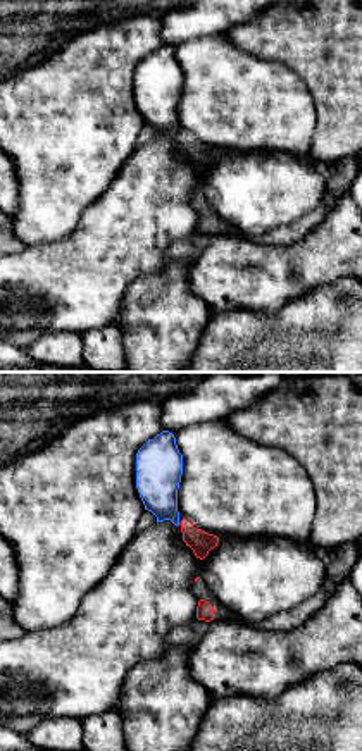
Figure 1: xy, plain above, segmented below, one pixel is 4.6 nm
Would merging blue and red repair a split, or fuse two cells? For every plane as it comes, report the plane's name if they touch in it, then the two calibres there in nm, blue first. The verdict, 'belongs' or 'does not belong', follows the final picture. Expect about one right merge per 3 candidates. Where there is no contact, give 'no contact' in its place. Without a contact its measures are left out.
no contact

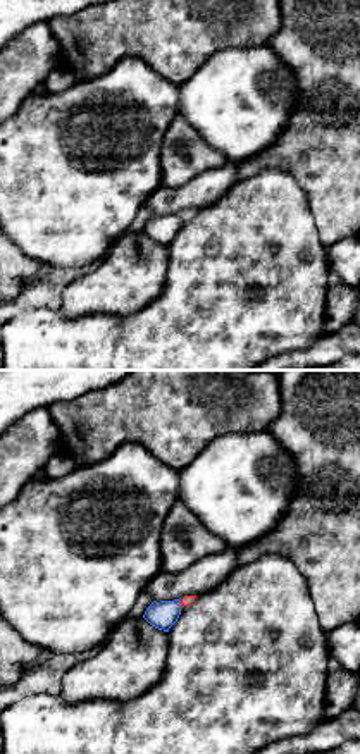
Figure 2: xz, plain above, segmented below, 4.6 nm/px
meets blue in xz; 130 nm thick on the blue side, 50 nm on the other

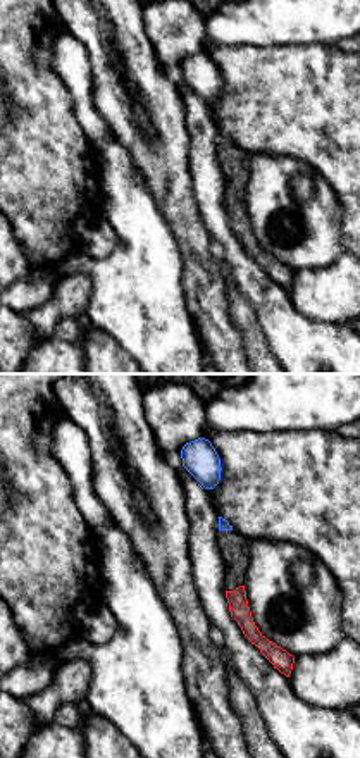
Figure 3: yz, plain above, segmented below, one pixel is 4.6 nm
no contact

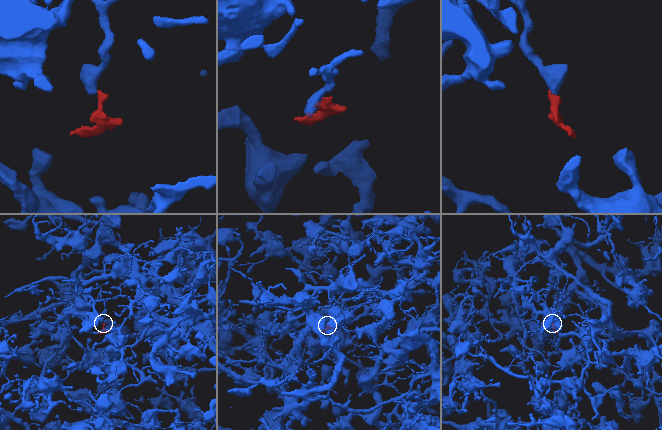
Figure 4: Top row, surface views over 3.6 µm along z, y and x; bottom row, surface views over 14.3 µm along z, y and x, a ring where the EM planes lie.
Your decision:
does not belong

